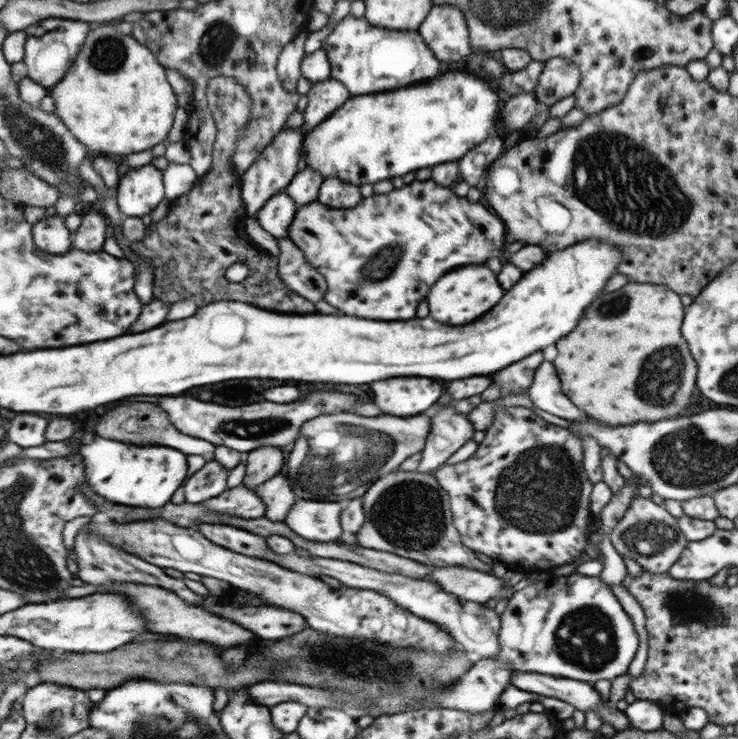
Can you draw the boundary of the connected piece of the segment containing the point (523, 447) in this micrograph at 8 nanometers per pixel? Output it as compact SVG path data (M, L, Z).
M522 406L498 407L492 418L492 424L485 430L485 437L478 445L476 452L467 460L452 465L443 465L433 473L438 484L449 495L453 521L458 529L460 541L474 553L480 553L492 557L497 561L507 563L514 569L526 570L527 568L550 568L558 564L566 564L576 560L586 546L586 540L590 535L588 530L588 518L591 513L591 493L593 482L588 479L587 470L583 467L583 440L567 428L552 424L540 417L533 410Z

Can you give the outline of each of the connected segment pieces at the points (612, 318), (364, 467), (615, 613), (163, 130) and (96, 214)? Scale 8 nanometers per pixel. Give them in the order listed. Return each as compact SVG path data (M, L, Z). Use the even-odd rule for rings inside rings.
M629 282L612 294L596 298L596 304L584 312L580 328L556 344L558 356L552 364L562 382L562 392L583 414L610 427L656 422L684 414L692 404L692 388L696 386L694 376L698 372L688 344L680 334L684 316L680 296L666 285Z
M444 396L436 408L404 418L384 414L374 418L362 418L356 414L324 414L308 420L289 456L288 477L298 500L342 503L366 494L376 480L397 472L404 460L423 450L432 431L432 412L436 414L450 402L452 398Z
M574 573L566 576L552 576L548 580L532 582L508 598L508 606L501 614L502 625L498 633L499 651L493 657L477 661L474 667L460 676L452 686L428 693L424 700L430 708L453 708L469 714L483 714L499 707L499 696L511 685L513 672L547 674L558 678L583 680L591 684L597 680L612 680L628 670L636 650L638 636L630 616L622 610L618 598L602 582L599 576L591 577Z
M107 23L92 31L76 65L60 84L50 88L50 94L56 102L57 114L64 119L72 133L80 136L80 141L88 144L89 149L114 158L130 156L166 143L176 124L180 100L166 69L148 45L142 44L133 35L122 34L118 26Z
M92 211L83 216L83 225L74 238L76 249L86 252L102 252L108 237L108 220L99 211Z

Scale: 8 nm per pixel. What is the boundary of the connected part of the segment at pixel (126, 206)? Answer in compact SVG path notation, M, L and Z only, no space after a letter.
M153 164L130 168L116 189L122 212L130 217L146 216L167 198L165 171Z

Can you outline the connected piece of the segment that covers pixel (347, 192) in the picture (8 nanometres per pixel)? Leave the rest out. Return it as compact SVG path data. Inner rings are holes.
M325 178L317 201L332 209L350 209L354 208L361 199L359 186L339 178Z

